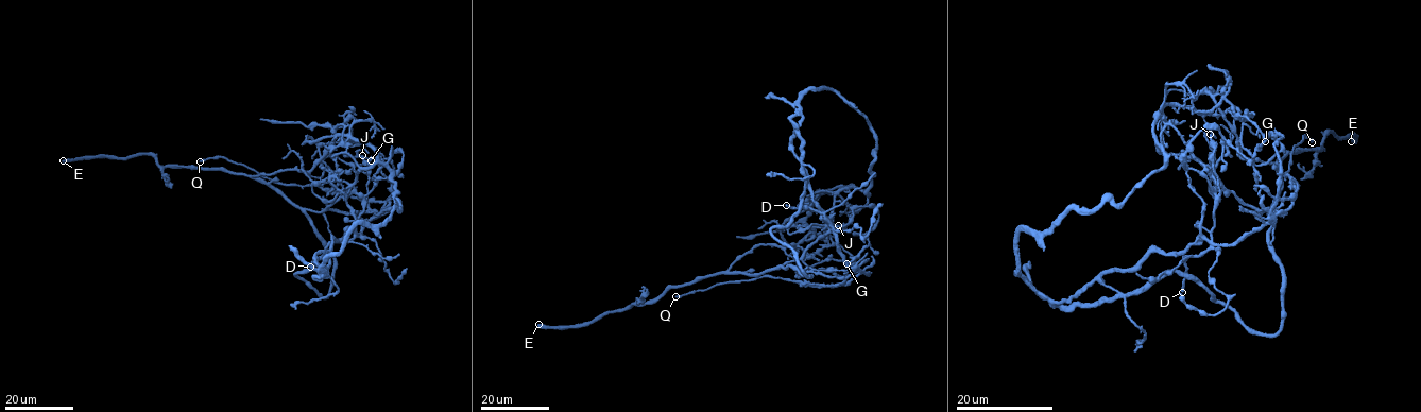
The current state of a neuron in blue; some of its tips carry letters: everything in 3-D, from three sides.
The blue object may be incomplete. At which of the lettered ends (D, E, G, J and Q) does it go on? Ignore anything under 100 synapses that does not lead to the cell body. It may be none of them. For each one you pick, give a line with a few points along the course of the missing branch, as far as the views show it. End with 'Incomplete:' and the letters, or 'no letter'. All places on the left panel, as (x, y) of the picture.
D: Course of what is missing: (310, 267), (296, 305), (300, 268), (284, 241), (236, 237), (194, 242), (163, 227), (151, 227), (150, 236)
Incomplete: D, E

